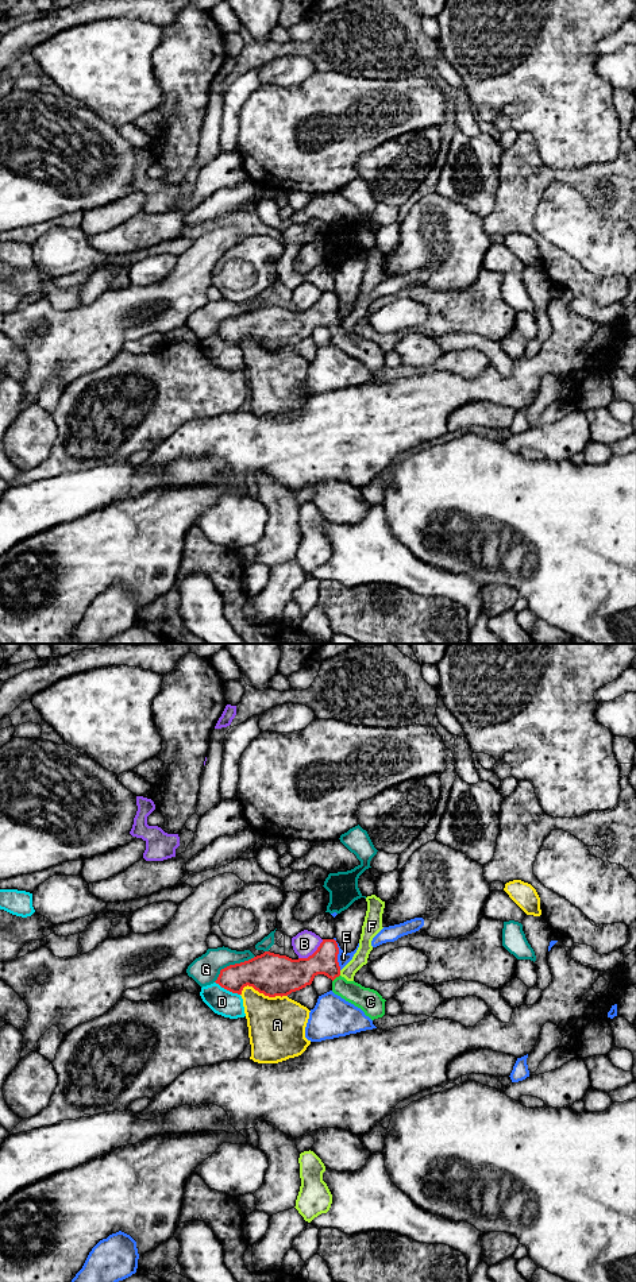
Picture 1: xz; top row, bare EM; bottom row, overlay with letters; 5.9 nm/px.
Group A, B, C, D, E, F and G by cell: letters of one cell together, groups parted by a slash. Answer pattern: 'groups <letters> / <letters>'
groups A / B / C / D / E / F / G

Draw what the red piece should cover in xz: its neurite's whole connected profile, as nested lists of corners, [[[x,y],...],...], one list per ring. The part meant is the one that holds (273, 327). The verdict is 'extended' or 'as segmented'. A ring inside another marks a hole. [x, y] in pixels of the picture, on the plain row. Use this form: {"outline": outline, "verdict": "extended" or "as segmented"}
{"outline": [[[323,291],[308,310],[292,312],[265,304],[248,313],[221,321],[215,335],[238,347],[242,347],[243,340],[248,337],[265,348],[282,350],[311,337],[317,327],[324,327],[332,332],[335,347],[361,360],[371,372],[382,370],[386,352],[377,343],[342,329],[338,306],[335,291]]], "verdict": "extended"}

